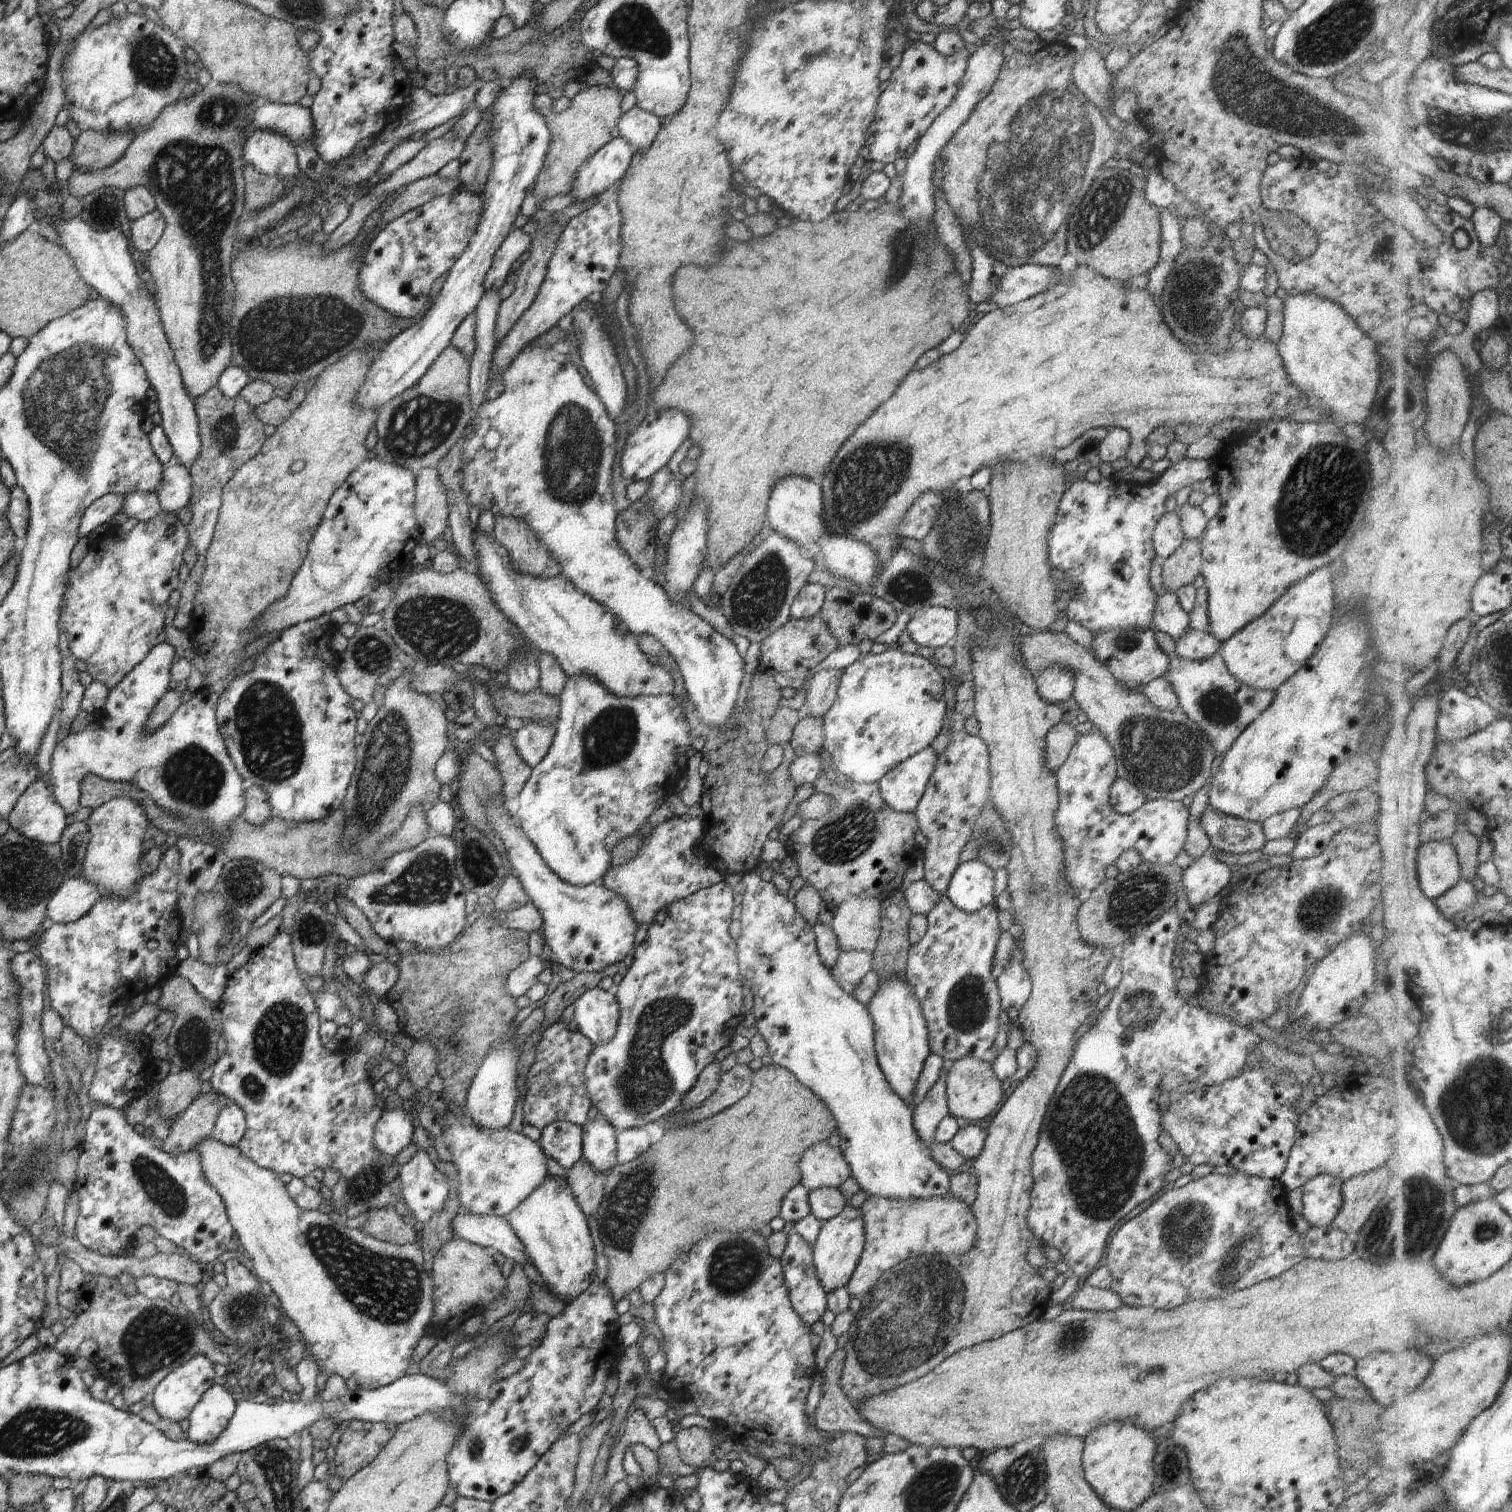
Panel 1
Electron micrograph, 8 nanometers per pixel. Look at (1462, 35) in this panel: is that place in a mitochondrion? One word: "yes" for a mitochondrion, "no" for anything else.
no

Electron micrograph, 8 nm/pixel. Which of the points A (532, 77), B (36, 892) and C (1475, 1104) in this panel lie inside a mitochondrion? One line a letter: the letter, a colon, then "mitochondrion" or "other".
A: other
B: mitochondrion
C: mitochondrion

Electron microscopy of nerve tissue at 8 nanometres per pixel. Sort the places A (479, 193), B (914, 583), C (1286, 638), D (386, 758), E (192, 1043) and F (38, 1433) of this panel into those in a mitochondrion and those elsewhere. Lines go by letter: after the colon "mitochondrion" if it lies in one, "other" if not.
A: other
B: mitochondrion
C: other
D: mitochondrion
E: mitochondrion
F: mitochondrion

